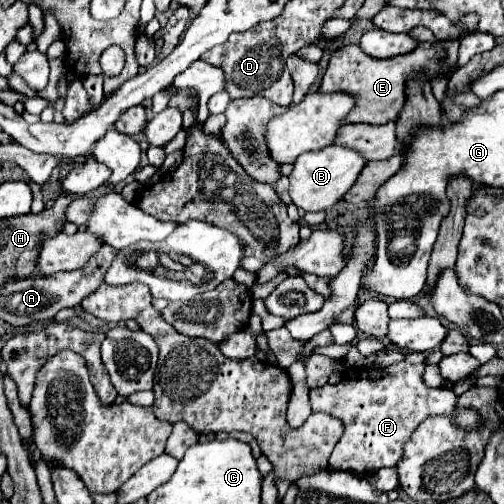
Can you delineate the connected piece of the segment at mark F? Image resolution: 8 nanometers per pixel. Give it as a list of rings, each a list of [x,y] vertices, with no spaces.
[[[407,354],[403,362],[387,366],[387,368],[349,368],[339,384],[327,384],[321,388],[311,390],[311,406],[313,412],[329,412],[337,418],[343,420],[345,432],[341,440],[337,442],[335,450],[329,456],[329,466],[335,470],[353,470],[357,474],[367,474],[385,466],[397,466],[397,460],[401,460],[403,452],[403,442],[413,434],[413,428],[421,424],[421,420],[429,416],[455,416],[455,422],[461,428],[475,428],[479,424],[479,416],[469,412],[469,410],[459,410],[457,408],[457,396],[451,390],[443,388],[429,388],[423,384],[423,374],[425,364],[423,364],[423,354]]]

